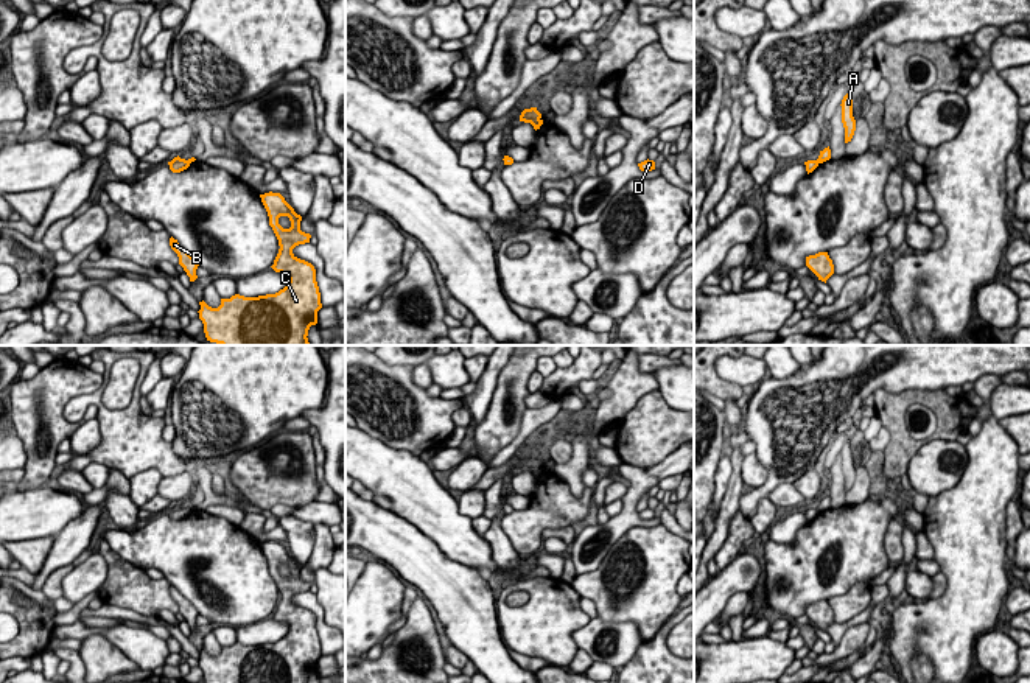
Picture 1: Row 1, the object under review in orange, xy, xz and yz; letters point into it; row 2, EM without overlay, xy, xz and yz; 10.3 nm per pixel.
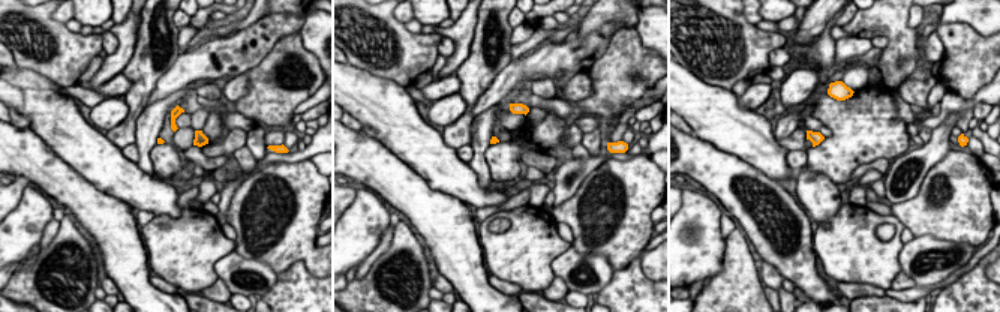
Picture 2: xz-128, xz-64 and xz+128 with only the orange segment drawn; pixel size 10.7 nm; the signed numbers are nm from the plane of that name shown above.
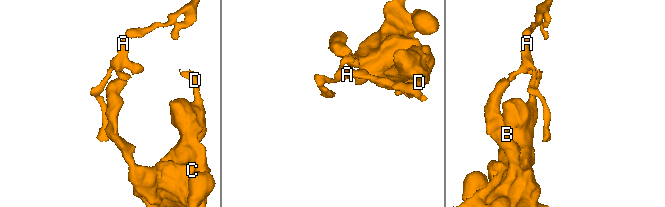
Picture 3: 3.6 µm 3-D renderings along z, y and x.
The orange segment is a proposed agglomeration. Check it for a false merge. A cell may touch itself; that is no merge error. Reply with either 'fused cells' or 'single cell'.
fused cells

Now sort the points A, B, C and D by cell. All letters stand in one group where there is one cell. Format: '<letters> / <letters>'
A / B C D

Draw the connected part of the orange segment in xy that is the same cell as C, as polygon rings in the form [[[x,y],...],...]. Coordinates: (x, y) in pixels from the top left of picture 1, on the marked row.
[[[280,193],[260,198],[280,246],[271,268],[289,282],[275,294],[221,299],[218,308],[199,302],[205,338],[221,345],[310,345],[307,336],[317,324],[321,292],[314,266],[297,258],[293,249],[310,243],[311,235],[300,230],[302,216]]]

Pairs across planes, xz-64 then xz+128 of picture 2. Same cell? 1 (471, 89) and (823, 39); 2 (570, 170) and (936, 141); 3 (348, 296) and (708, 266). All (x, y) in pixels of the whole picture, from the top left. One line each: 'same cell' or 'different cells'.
1: same cell
2: same cell
3: different cells

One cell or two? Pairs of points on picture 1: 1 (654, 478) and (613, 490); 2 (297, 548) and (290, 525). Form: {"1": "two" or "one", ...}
{"1": "two", "2": "one"}

